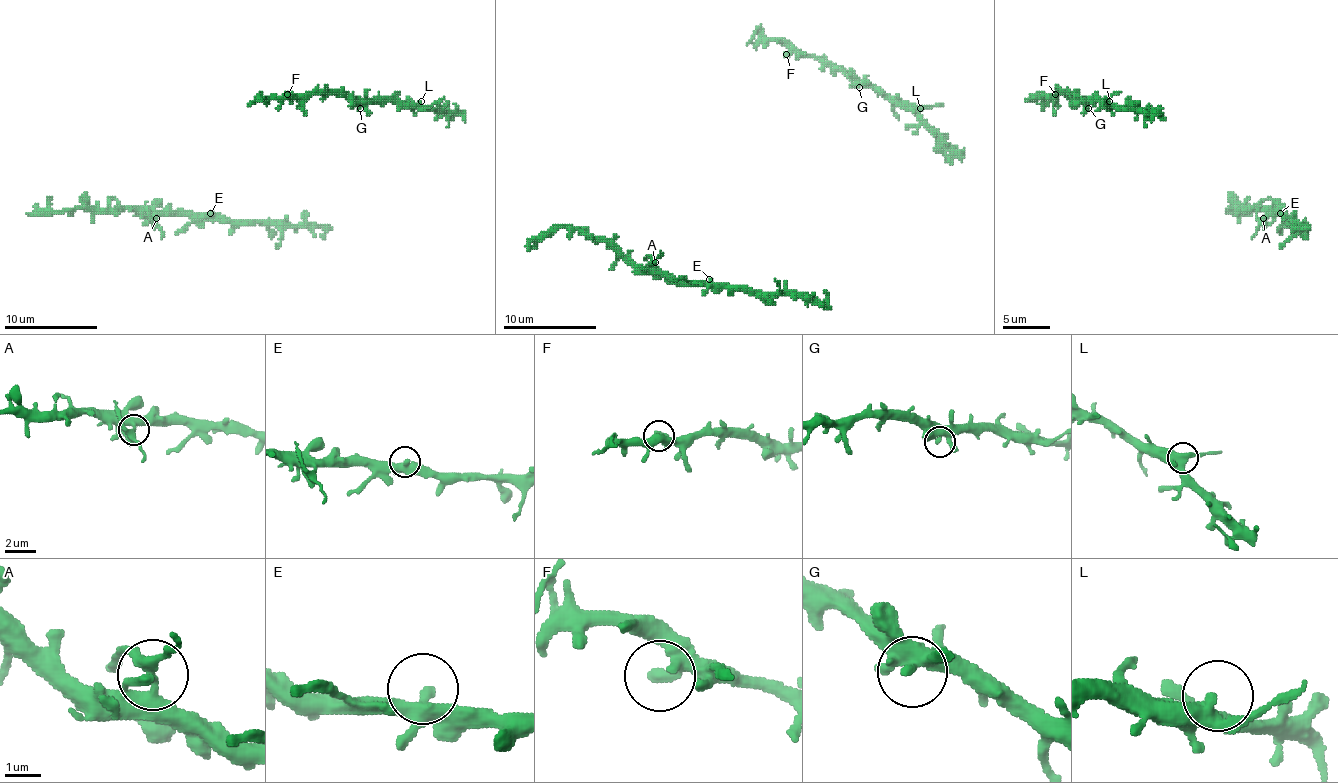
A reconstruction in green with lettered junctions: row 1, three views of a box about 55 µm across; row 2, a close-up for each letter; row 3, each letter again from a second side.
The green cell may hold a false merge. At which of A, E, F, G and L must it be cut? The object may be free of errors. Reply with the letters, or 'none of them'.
A

